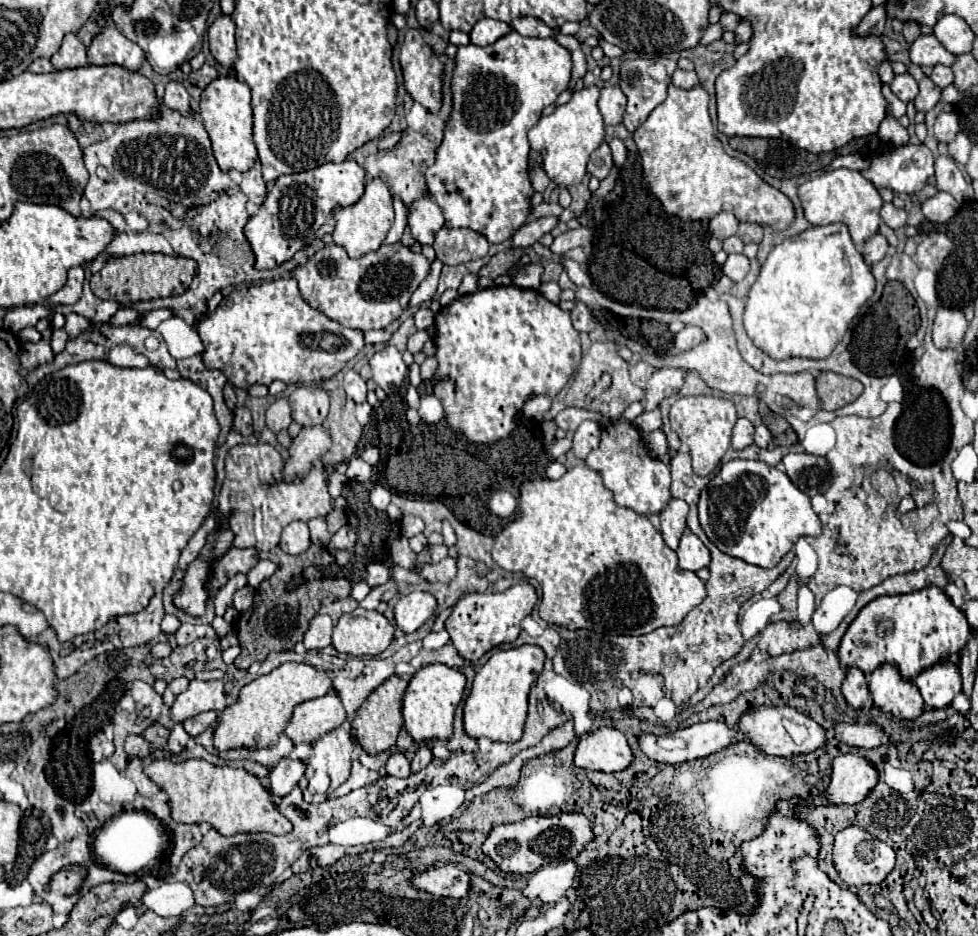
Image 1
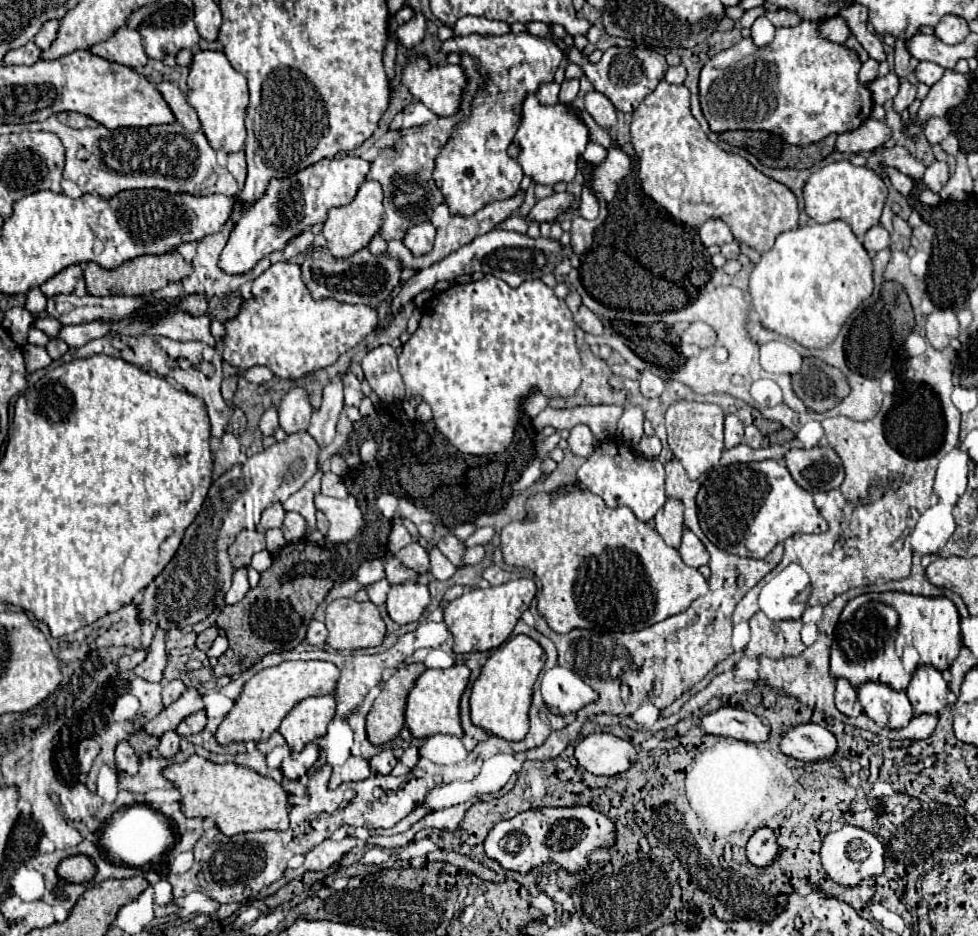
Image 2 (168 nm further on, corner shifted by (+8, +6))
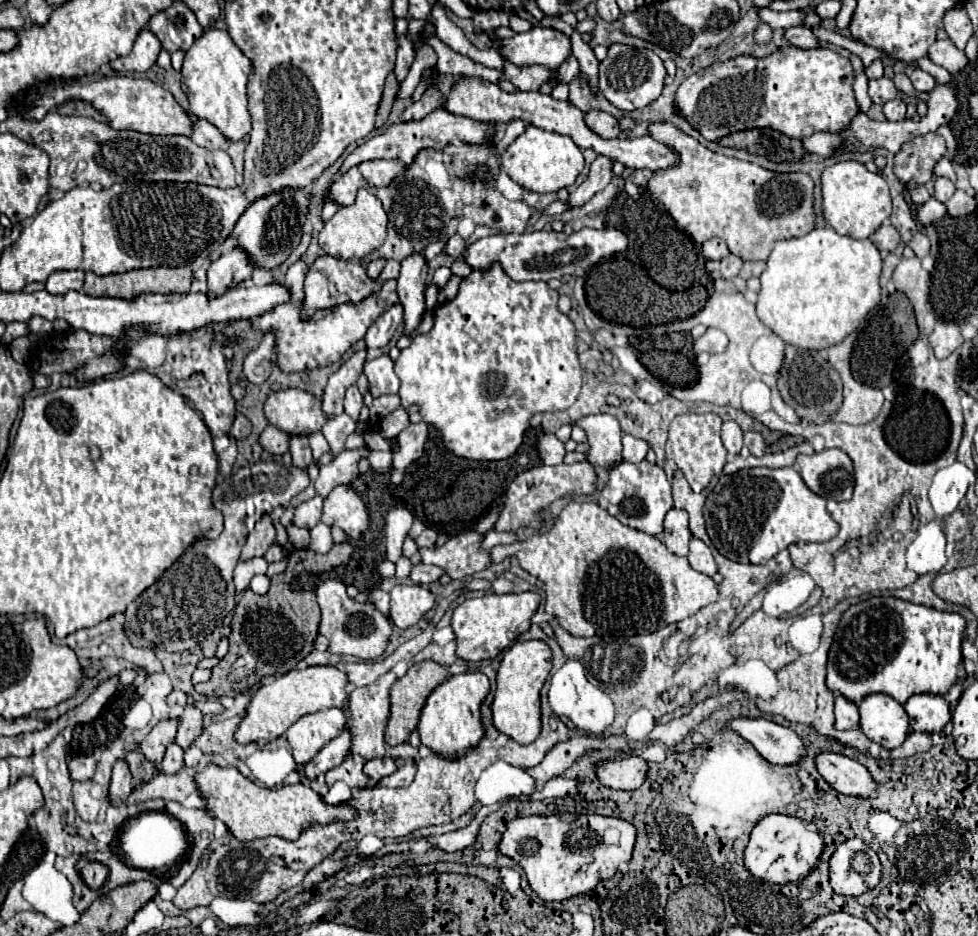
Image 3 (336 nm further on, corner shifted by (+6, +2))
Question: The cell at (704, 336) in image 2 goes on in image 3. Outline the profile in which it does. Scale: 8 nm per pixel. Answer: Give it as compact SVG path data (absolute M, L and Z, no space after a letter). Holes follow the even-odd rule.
M709 328L701 338L695 340L693 344L693 350L699 354L699 352L709 352L709 354L715 354L715 352L725 352L729 340L727 336L717 330L717 328Z

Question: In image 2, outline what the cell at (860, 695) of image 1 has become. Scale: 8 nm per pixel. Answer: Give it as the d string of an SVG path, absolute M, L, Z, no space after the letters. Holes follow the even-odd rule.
M837 678L837 690L835 690L835 706L845 716L853 716L853 706L857 702L857 688L847 678Z

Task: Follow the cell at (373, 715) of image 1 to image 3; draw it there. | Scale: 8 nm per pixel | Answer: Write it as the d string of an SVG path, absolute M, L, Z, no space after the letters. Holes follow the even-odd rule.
M423 660L423 662L417 662L409 668L409 672L399 678L393 688L391 688L391 716L389 716L389 722L387 722L387 730L385 730L385 742L391 744L391 746L397 746L397 744L403 744L409 740L409 734L417 728L417 722L419 722L419 716L421 716L421 710L425 706L425 698L441 684L445 682L445 678L449 678L451 674L447 672L445 666L433 662L433 660Z

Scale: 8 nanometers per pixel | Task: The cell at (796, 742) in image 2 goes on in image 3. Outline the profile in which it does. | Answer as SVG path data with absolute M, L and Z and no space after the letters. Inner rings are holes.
M821 752L815 762L819 774L827 780L827 784L831 784L837 792L845 796L869 798L877 790L877 782L869 774L869 770L849 756Z

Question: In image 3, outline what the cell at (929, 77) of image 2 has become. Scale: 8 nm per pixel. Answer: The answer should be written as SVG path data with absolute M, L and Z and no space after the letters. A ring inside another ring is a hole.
M915 68L913 72L911 72L911 82L913 82L913 86L917 88L917 90L923 90L923 92L931 92L933 88L935 88L935 80L933 80L933 76L929 76L927 72L923 72L921 68Z

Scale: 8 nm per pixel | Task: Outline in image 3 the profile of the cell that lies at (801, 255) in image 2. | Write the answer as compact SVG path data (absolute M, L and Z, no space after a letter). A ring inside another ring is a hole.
M829 226L815 228L801 238L781 240L775 244L771 256L767 258L767 268L761 274L757 316L787 344L809 350L829 348L833 344L839 344L847 334L851 334L859 326L861 318L865 318L879 304L881 268L883 268L881 254L869 238L853 240L849 236L837 234Z

